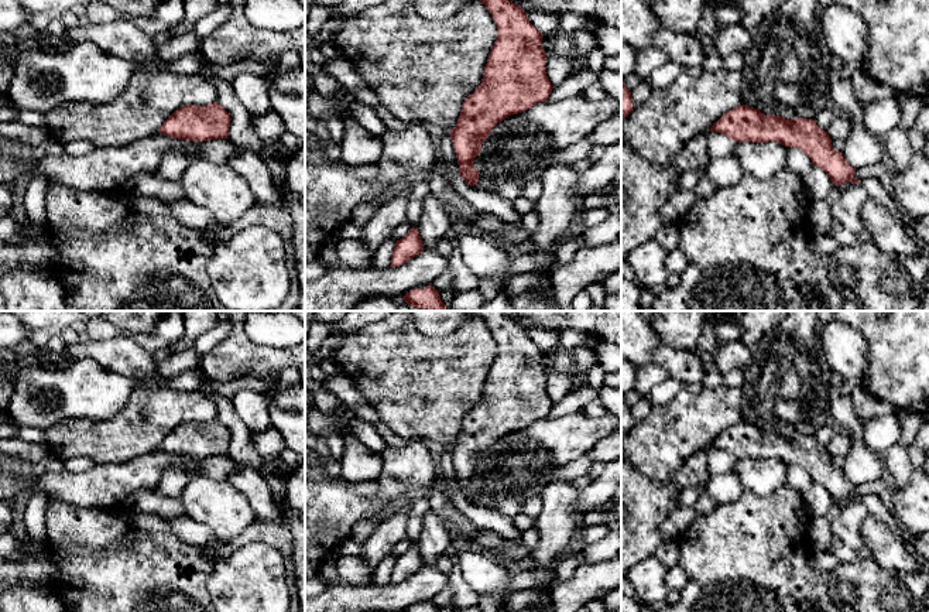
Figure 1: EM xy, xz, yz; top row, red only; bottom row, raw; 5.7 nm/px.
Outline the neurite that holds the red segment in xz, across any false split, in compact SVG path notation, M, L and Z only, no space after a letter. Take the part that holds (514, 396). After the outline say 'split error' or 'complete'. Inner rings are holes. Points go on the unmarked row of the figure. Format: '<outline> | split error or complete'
M474 311L490 328L497 355L490 367L479 404L466 414L456 442L449 448L459 492L474 503L479 488L473 476L493 444L511 431L548 418L553 406L546 389L541 351L527 329L503 311Z | complete

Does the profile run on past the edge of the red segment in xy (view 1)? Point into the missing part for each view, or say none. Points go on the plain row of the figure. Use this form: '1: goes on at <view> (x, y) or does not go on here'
1: does not go on here

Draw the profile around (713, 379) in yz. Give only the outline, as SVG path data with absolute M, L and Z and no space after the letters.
M716 367L706 373L706 377L702 382L705 389L716 389L723 384L723 373Z

